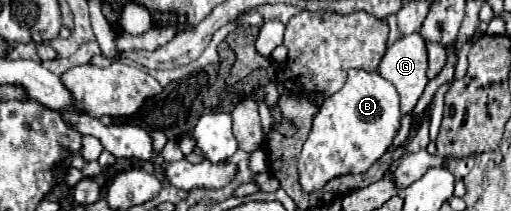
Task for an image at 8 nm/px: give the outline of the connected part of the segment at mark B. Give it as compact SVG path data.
M350 69L348 71L348 79L346 85L324 99L324 103L320 105L318 115L314 117L314 125L312 131L304 143L304 149L300 153L300 161L298 161L298 181L304 193L314 193L320 191L322 187L338 177L338 175L346 175L346 173L364 173L374 161L378 161L392 145L392 139L400 127L400 105L398 105L398 93L396 87L382 79L378 71L362 71L362 69Z

